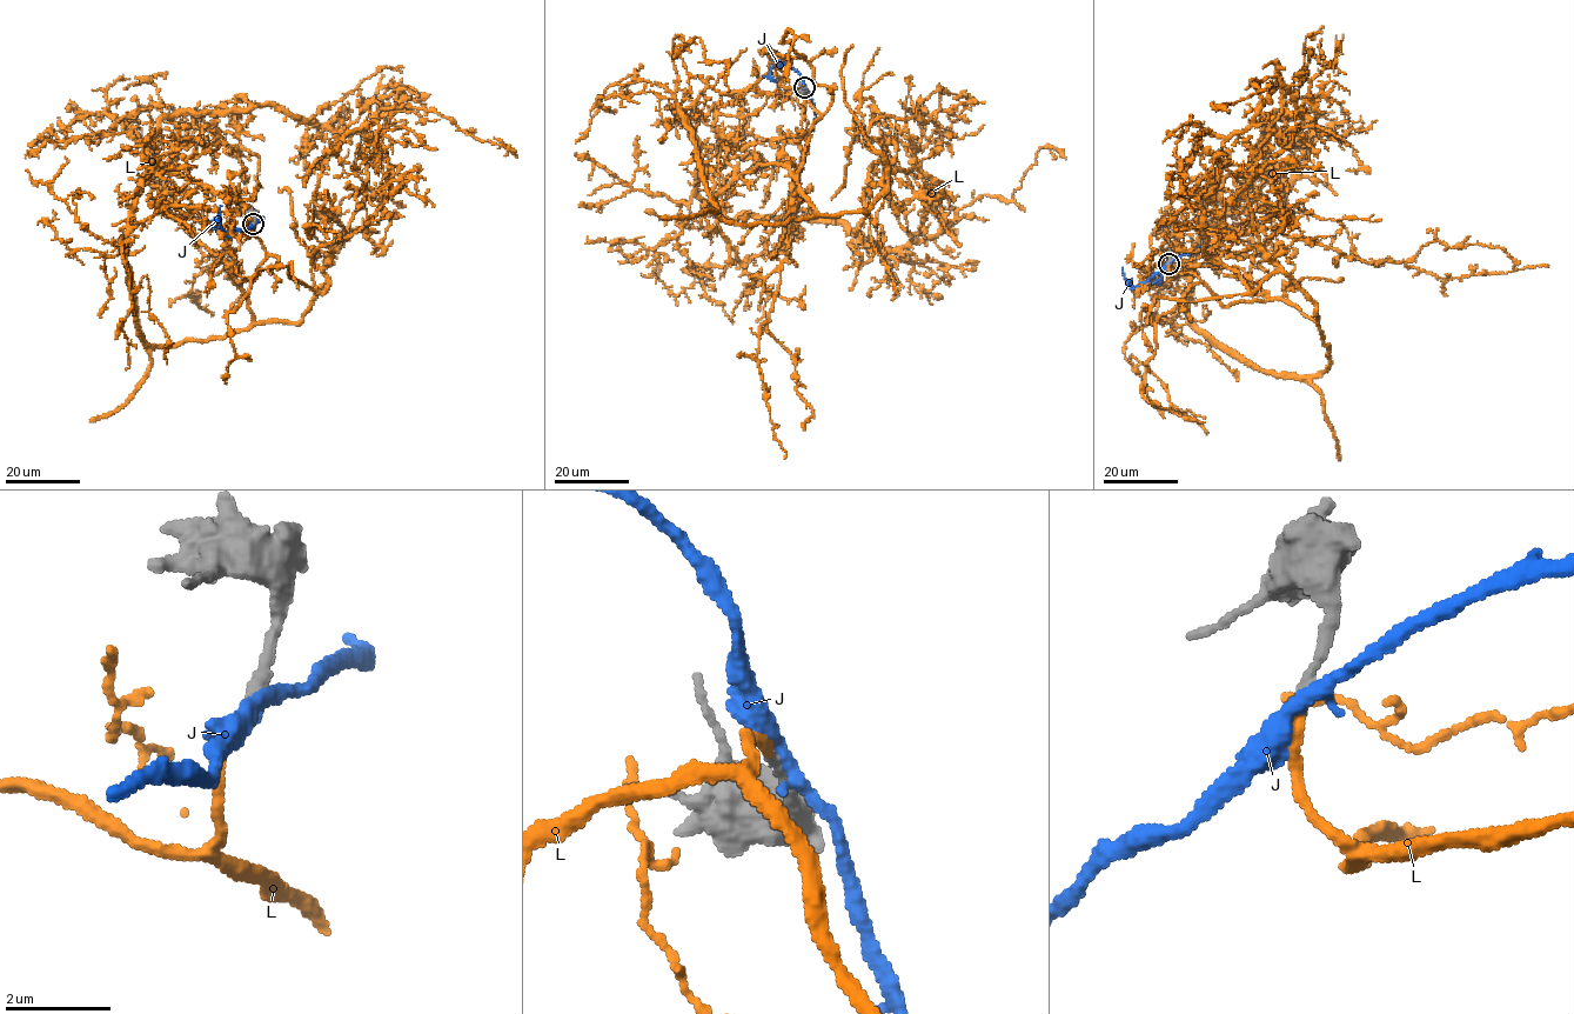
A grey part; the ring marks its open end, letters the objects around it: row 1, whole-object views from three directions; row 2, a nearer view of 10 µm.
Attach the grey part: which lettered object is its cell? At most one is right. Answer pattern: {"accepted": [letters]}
{"accepted": ["L"]}

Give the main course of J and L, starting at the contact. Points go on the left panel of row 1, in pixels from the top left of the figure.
J: (254, 221), (249, 228), (228, 234), (212, 224), (218, 219), (221, 205)
L: (254, 224), (247, 306), (297, 322), (343, 232), (325, 192), (330, 212), (361, 188), (397, 104), (517, 155)

